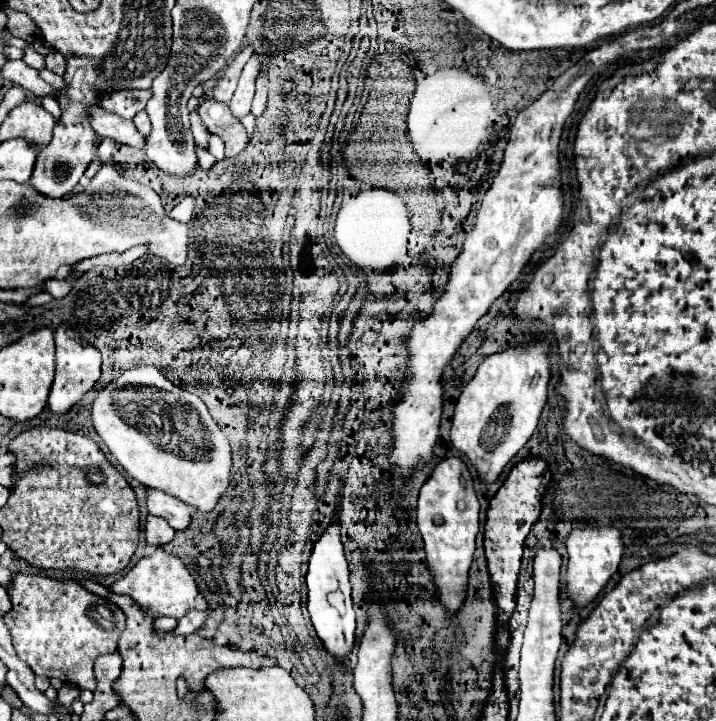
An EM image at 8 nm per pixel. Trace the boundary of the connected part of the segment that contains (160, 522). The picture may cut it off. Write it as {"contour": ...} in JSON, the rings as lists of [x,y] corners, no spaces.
{"contour":[[[156,515],[146,517],[146,541],[148,545],[164,545],[174,537],[174,529],[166,523],[166,519],[158,519]]]}

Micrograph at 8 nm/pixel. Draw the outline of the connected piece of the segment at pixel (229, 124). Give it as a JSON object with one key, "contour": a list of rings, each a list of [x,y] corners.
{"contour":[[[204,101],[198,107],[198,115],[210,133],[224,139],[226,157],[236,157],[248,143],[246,129],[232,117],[226,103]]]}

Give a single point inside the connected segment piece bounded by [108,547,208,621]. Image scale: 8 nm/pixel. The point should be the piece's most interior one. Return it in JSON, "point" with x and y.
{"point":[161,585]}

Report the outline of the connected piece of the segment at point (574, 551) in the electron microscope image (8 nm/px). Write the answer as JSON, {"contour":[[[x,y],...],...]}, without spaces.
{"contour":[[[580,523],[574,527],[566,537],[566,551],[568,551],[568,595],[578,605],[588,605],[608,583],[608,579],[618,569],[622,557],[622,535],[614,527],[592,527],[590,523]]]}

